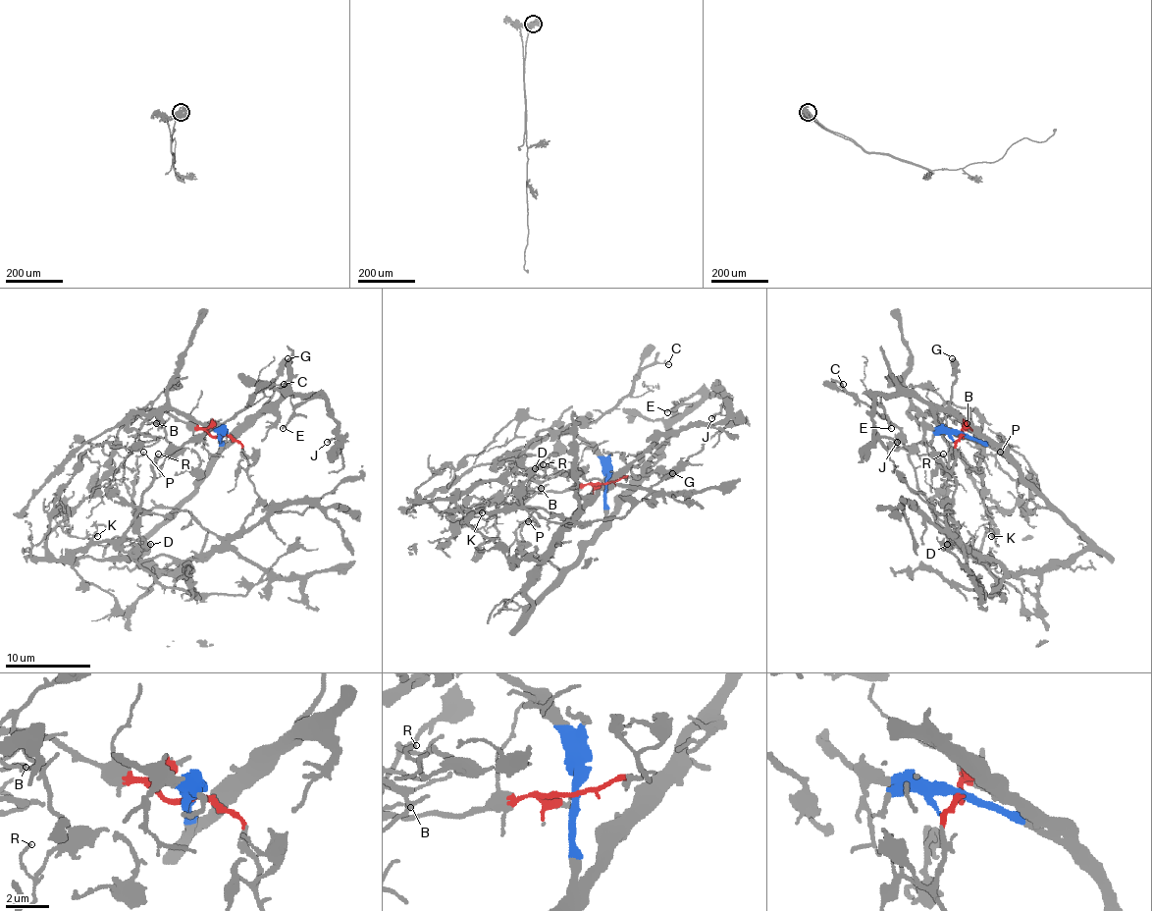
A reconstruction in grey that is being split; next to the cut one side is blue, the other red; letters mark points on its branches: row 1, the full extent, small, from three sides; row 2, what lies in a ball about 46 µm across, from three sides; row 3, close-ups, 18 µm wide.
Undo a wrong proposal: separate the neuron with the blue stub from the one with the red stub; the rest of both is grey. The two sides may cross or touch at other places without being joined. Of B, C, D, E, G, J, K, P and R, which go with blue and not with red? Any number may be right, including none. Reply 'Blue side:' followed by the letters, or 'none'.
Blue side: B, E, G, J, P

